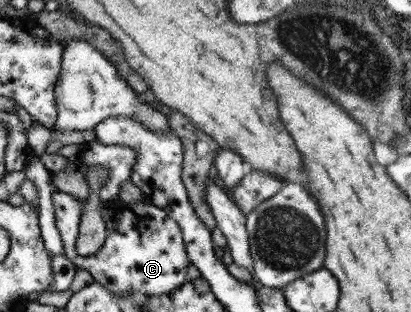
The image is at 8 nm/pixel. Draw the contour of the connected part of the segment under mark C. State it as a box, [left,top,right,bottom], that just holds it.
[52,190,190,296]

